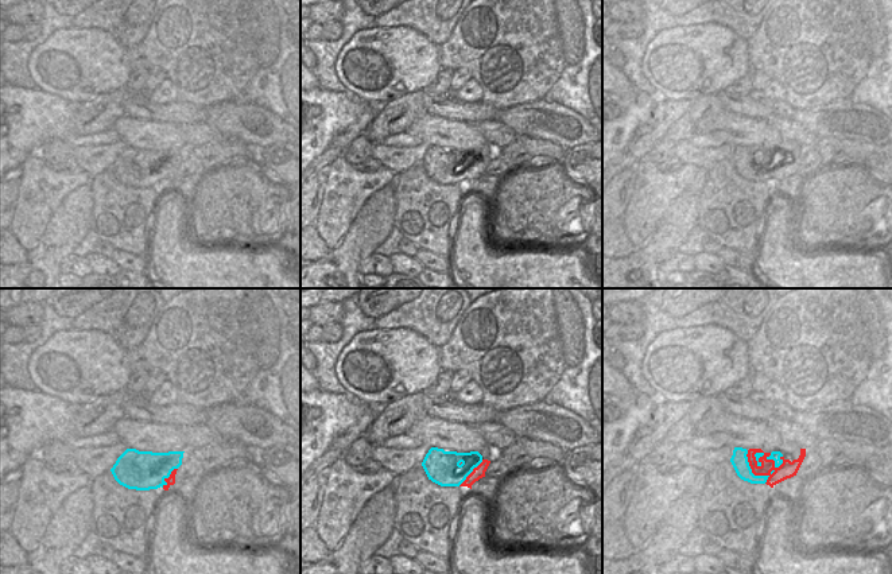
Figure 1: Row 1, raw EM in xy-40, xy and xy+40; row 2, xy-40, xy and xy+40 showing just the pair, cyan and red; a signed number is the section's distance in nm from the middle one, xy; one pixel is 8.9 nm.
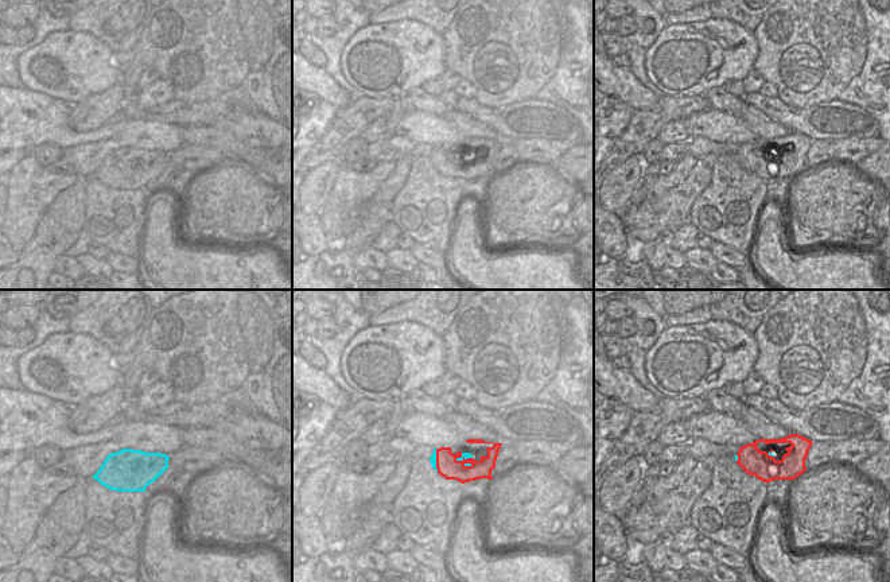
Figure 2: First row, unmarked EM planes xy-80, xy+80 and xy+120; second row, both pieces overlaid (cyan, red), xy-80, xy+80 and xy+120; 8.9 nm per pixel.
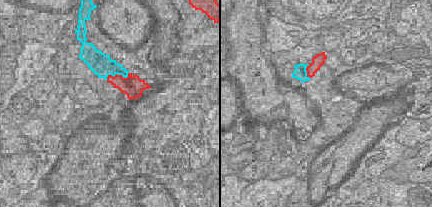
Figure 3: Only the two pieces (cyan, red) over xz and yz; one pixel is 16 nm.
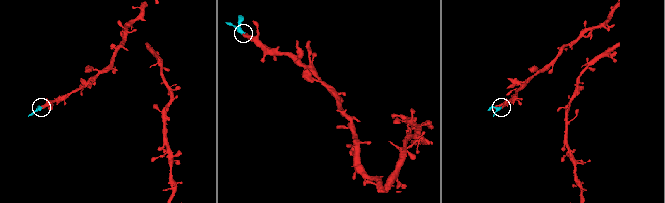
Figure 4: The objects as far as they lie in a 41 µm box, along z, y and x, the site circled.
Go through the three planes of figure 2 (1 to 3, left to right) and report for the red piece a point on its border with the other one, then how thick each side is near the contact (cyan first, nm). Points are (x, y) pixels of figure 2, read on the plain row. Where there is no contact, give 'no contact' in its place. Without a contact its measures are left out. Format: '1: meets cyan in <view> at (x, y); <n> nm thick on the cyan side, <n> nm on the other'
1: no contact
2: meets cyan in xy+80 at (462, 156); 50 nm thick on the cyan side, 200 nm on the other
3: meets cyan in xy+120 at (770, 152); 20 nm thick on the cyan side, 240 nm on the other

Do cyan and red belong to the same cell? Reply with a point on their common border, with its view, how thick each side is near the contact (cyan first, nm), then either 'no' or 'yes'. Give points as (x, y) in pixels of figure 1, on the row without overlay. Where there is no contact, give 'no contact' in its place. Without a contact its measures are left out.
contact xy+40 (757, 174); calibres 150 and 140 nm; yes

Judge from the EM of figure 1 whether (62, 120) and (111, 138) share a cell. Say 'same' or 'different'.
same

